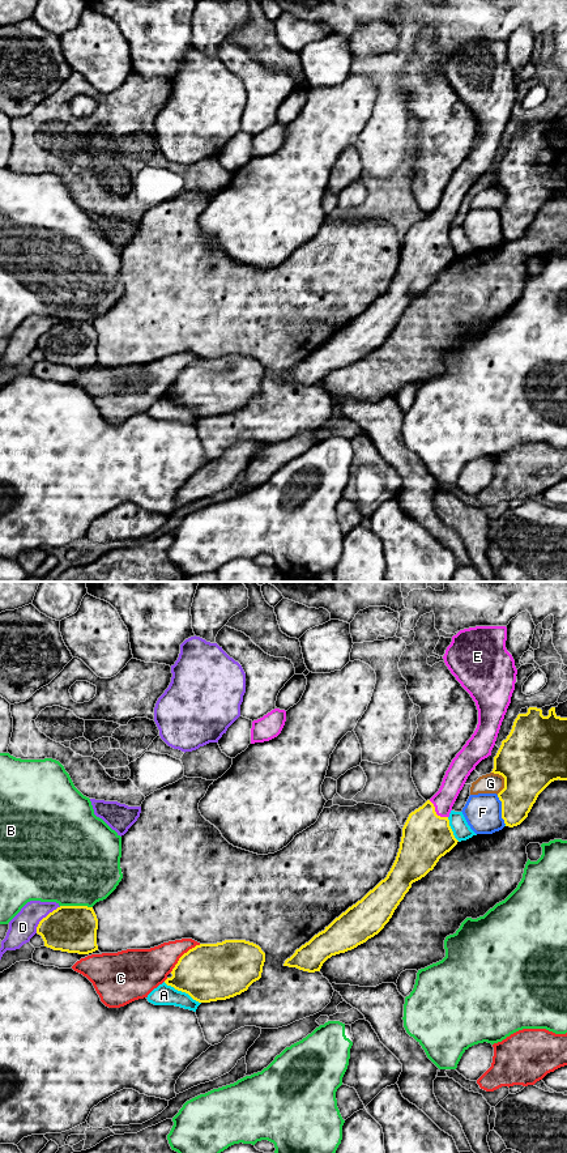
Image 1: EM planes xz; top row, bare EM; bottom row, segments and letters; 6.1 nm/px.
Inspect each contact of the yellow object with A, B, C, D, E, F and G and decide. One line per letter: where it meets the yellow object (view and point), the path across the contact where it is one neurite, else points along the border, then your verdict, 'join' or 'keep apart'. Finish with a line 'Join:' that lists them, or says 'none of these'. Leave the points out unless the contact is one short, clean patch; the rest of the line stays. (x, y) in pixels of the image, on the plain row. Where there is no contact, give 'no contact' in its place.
A: contact xz (182, 405); keep apart
B: contact xz (76, 320); keep apart
C: contact xz (183, 369); keep apart
D: contact xz (46, 331); keep apart
E: contact xz (435, 226); way xz (426, 251), (427, 241), (435, 226), (455, 192); join
F: contact xz (502, 224); keep apart
G: contact xz (504, 195); keep apart
Join: E

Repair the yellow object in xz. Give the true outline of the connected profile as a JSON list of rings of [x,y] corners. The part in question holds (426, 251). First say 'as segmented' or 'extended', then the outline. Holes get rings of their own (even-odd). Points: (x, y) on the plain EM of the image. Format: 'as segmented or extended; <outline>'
extended; [[[476,41],[452,51],[443,73],[476,116],[478,139],[474,148],[452,174],[439,205],[409,229],[387,292],[297,363],[284,380],[320,386],[332,370],[351,365],[378,349],[412,298],[432,285],[439,273],[457,259],[449,227],[470,187],[491,170],[515,105],[517,84],[506,55],[506,41]]]

